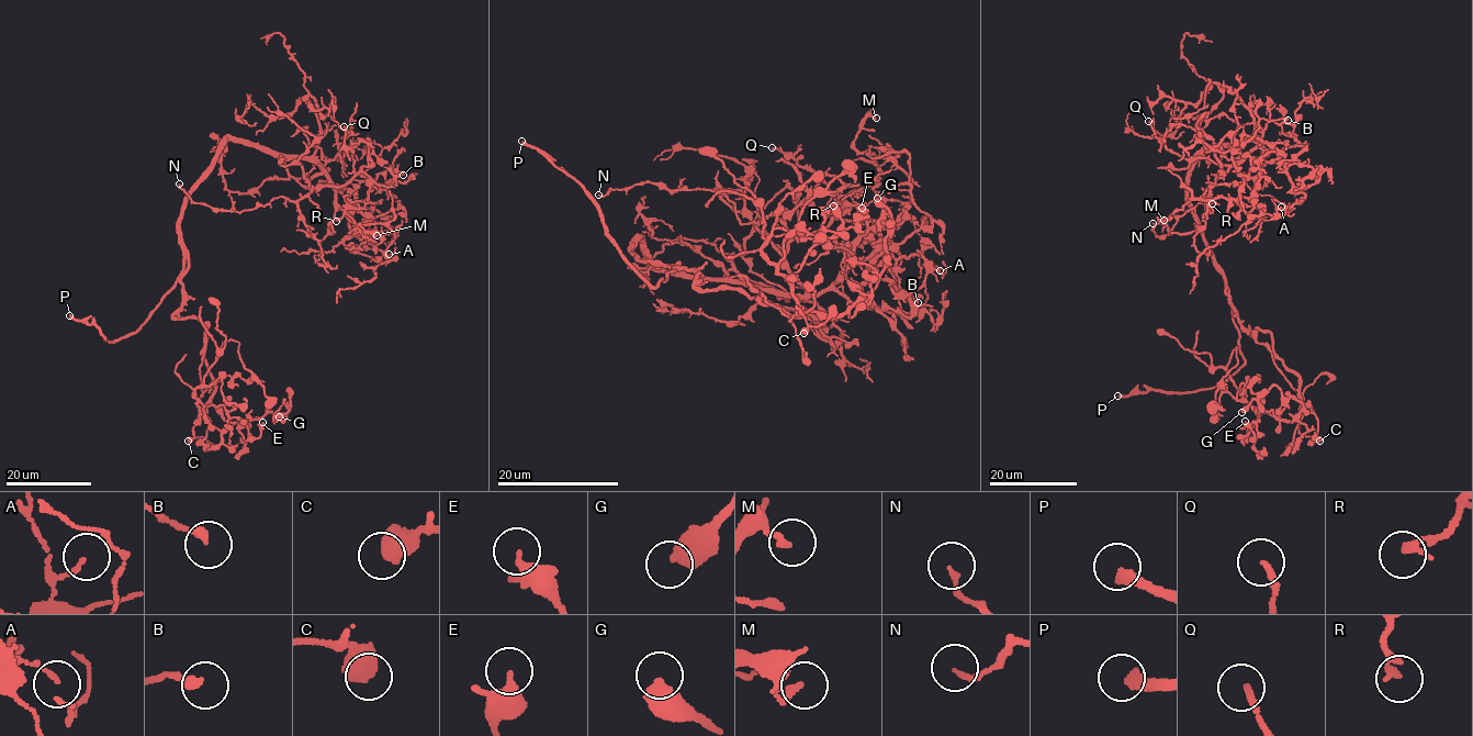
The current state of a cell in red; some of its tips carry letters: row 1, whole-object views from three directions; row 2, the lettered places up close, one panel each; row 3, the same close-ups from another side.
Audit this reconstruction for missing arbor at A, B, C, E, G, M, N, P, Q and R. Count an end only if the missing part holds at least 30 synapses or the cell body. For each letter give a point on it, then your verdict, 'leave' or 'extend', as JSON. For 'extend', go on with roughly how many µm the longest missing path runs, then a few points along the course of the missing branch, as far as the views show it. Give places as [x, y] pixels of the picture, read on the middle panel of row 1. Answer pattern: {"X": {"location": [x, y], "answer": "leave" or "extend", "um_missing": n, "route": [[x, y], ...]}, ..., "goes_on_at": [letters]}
{"A": {"location": [940, 270], "answer": "leave"}, "B": {"location": [918, 302], "answer": "leave"}, "C": {"location": [804, 333], "answer": "leave"}, "E": {"location": [862, 208], "answer": "leave"}, "G": {"location": [877, 198], "answer": "leave"}, "M": {"location": [876, 118], "answer": "leave"}, "N": {"location": [598, 194], "answer": "leave"}, "P": {"location": [521, 141], "answer": "extend", "um_missing": 15}, "Q": {"location": [772, 147], "answer": "leave"}, "R": {"location": [833, 205], "answer": "leave"}, "goes_on_at": ["P"]}

